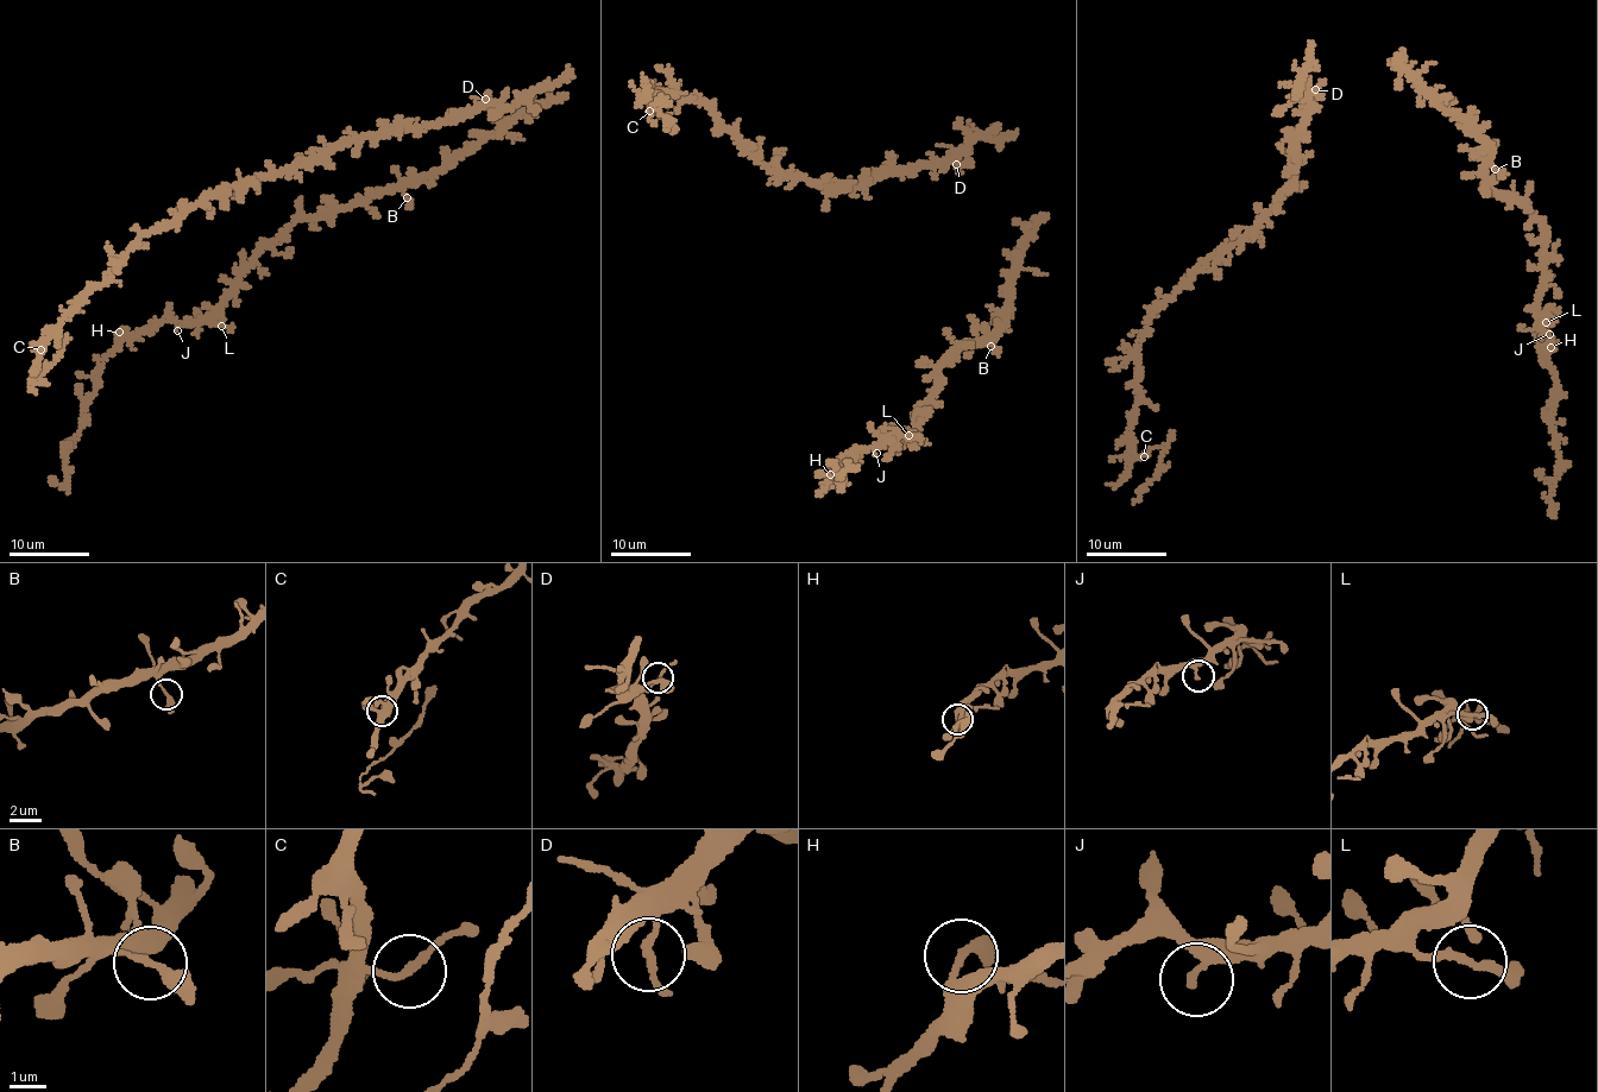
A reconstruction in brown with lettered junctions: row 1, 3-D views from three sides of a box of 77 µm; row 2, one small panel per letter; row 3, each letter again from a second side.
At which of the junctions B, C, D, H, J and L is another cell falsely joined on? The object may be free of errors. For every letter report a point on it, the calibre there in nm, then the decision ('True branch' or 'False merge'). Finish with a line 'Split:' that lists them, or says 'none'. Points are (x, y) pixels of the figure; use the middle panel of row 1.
B: Place: (991, 346). Thickness 260 nm. True branch
C: Place: (649, 111). Thickness 190 nm. True branch
D: Place: (956, 164). Thickness 190 nm. True branch
H: Place: (830, 474). Thickness 280 nm. True branch
J: Place: (876, 453). Thickness 200 nm. True branch
L: Place: (908, 435). Thickness 240 nm. True branch
Split: none

